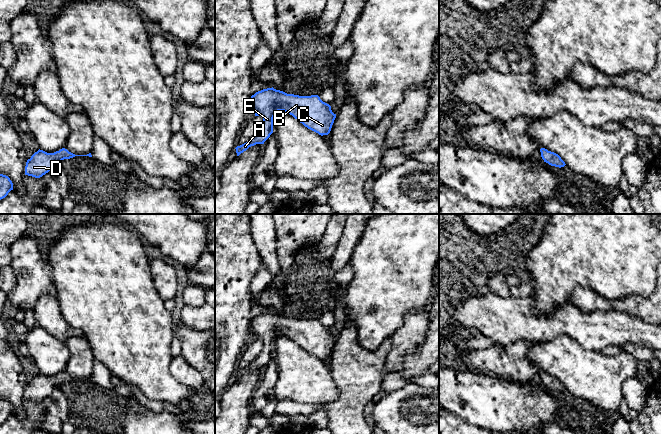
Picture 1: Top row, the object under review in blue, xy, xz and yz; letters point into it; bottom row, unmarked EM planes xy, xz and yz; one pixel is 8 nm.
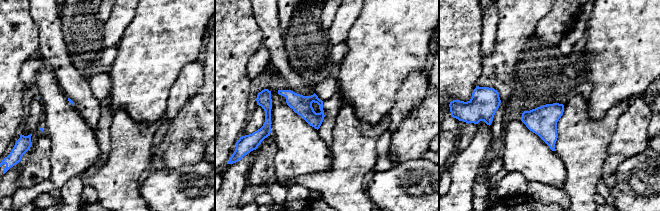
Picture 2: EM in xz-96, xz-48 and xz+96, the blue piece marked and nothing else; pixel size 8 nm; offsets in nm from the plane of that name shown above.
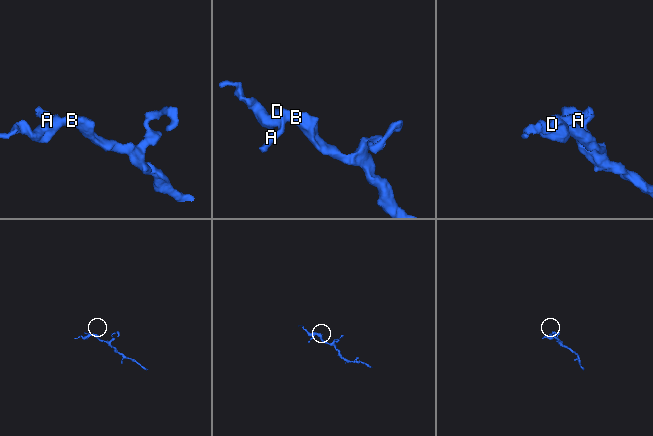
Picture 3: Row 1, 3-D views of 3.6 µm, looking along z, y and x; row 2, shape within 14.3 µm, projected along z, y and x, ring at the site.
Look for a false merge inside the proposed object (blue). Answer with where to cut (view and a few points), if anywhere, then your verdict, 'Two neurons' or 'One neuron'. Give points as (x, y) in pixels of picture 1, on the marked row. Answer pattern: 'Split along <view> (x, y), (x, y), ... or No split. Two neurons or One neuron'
No split. One neuron

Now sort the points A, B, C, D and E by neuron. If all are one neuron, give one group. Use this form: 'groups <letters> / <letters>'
groups A B C D E

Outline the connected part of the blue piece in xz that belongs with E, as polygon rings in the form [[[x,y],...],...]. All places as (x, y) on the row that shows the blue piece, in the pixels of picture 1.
[[[272,87],[256,92],[250,100],[255,116],[263,118],[263,125],[248,142],[235,148],[237,156],[251,146],[264,144],[273,133],[273,118],[278,111],[287,112],[321,136],[330,133],[336,118],[331,106],[323,102],[318,95],[287,94]]]

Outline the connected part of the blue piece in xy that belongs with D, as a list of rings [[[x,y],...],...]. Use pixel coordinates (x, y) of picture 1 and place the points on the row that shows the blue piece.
[[[62,148],[54,153],[47,153],[39,149],[31,156],[30,159],[27,160],[25,166],[25,175],[40,178],[48,173],[54,164],[61,163],[62,160],[70,159],[75,156],[92,157],[91,153],[87,155],[75,155],[65,148]]]

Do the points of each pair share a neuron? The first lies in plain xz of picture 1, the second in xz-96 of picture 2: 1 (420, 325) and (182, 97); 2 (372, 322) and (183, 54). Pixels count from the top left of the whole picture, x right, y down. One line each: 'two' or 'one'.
1: one
2: one

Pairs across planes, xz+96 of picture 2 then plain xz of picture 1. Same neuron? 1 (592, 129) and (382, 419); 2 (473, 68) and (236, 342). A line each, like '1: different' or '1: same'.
1: different
2: same

